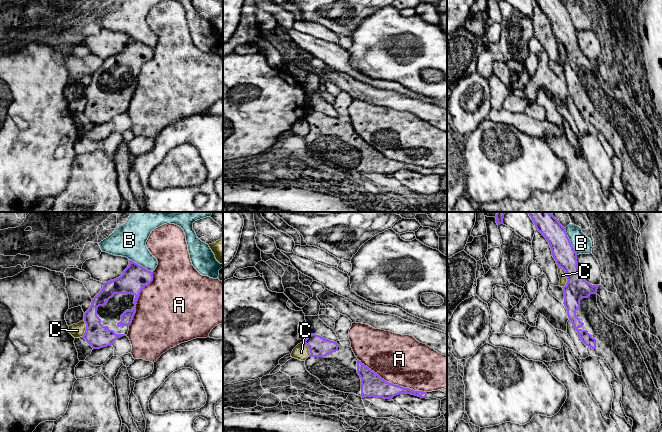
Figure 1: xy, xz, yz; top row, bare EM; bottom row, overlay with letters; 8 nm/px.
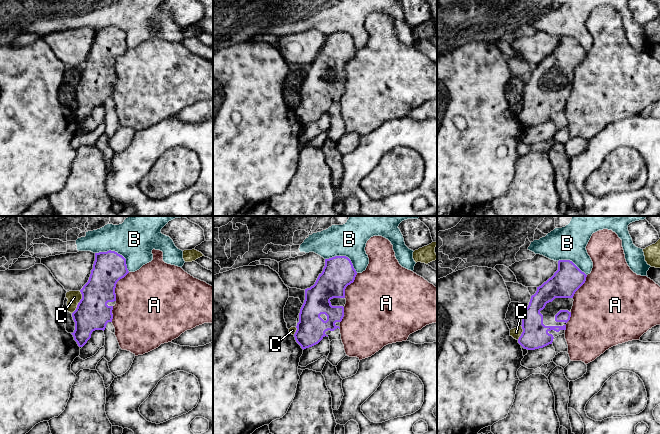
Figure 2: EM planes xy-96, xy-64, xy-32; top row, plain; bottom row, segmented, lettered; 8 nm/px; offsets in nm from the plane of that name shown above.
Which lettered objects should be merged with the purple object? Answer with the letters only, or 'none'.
none

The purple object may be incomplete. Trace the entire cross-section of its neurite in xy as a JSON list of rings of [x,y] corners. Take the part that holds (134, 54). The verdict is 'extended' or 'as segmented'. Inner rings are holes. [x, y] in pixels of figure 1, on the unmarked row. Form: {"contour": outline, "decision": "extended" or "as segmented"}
{"contour": [[[129,36],[128,43],[120,53],[103,60],[103,64],[92,75],[89,85],[84,89],[86,106],[83,114],[93,125],[110,122],[116,115],[127,112],[141,66],[152,57],[153,48]]], "decision": "extended"}

